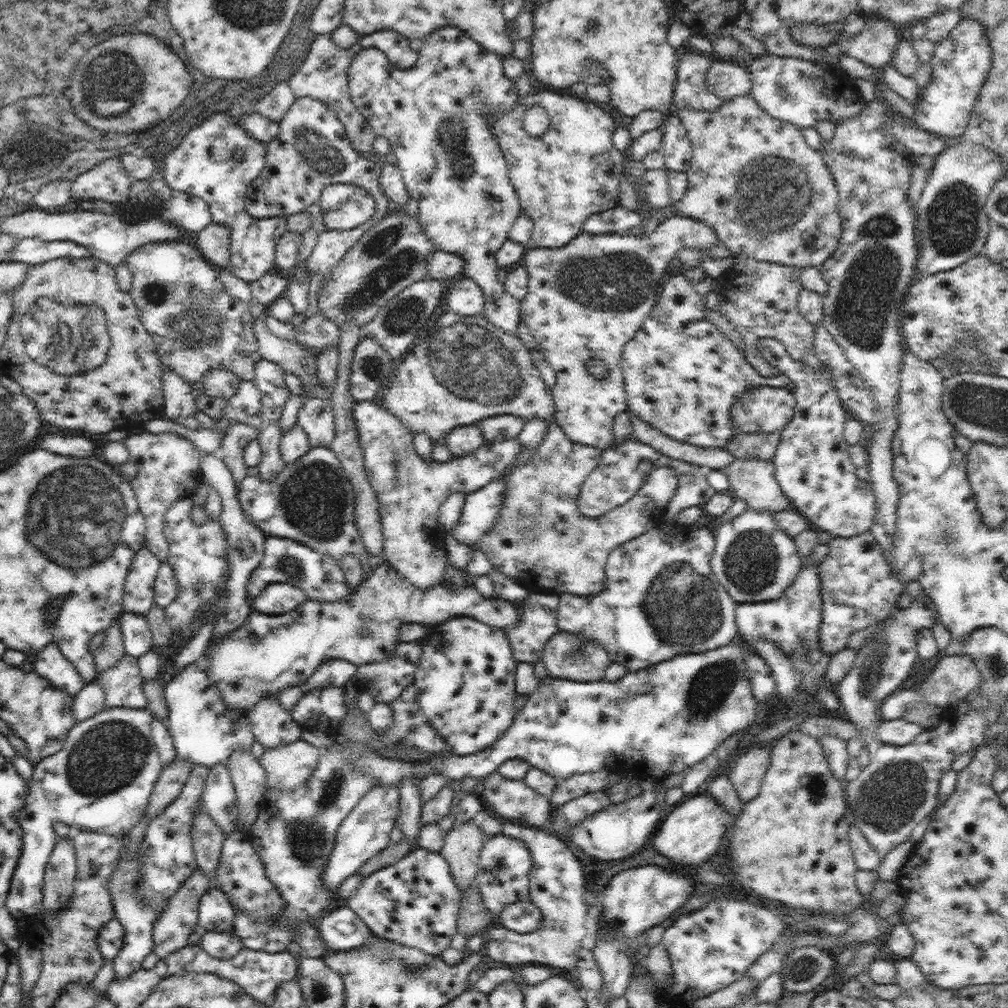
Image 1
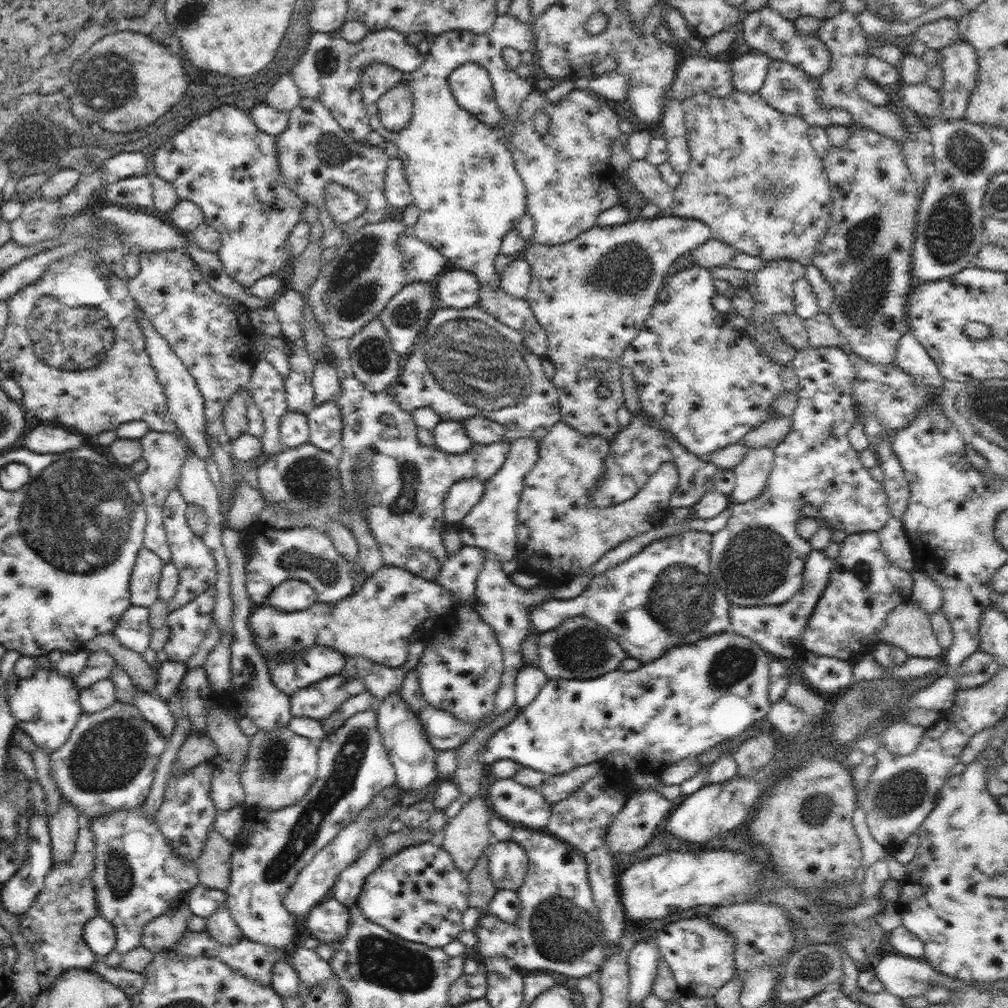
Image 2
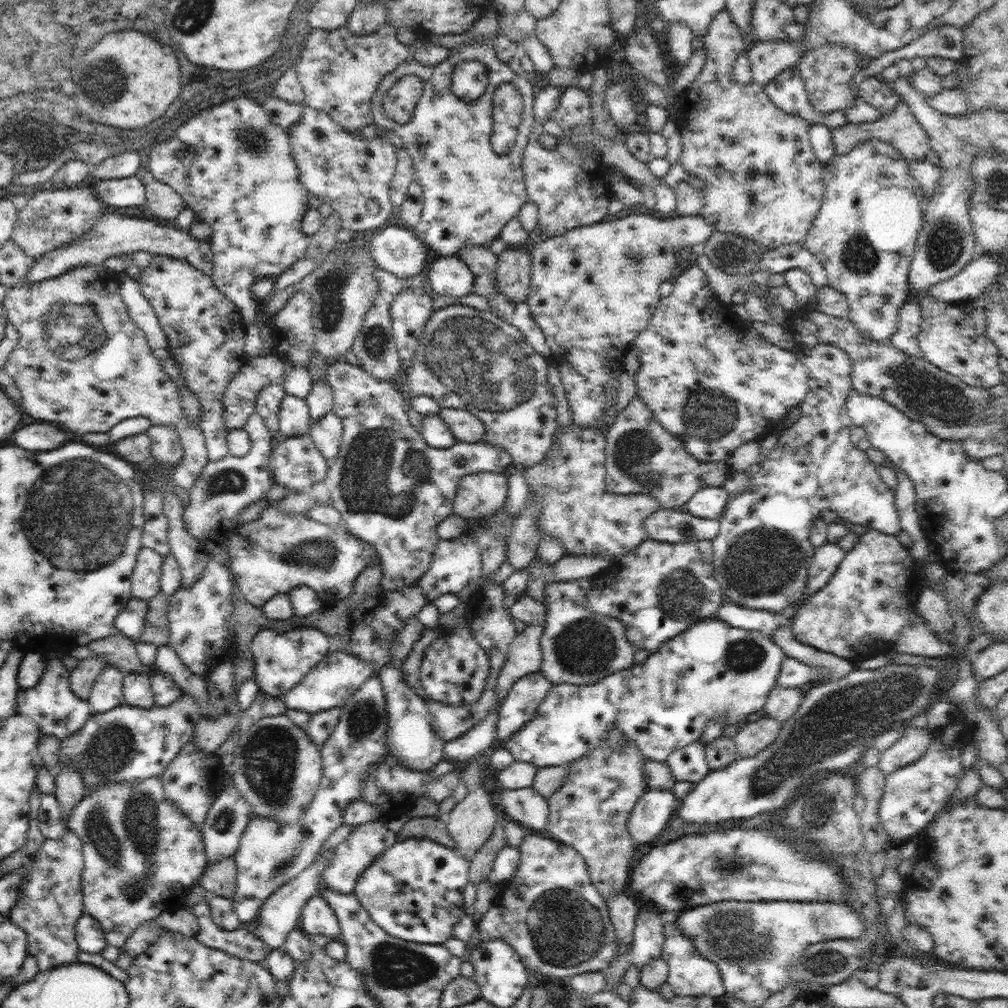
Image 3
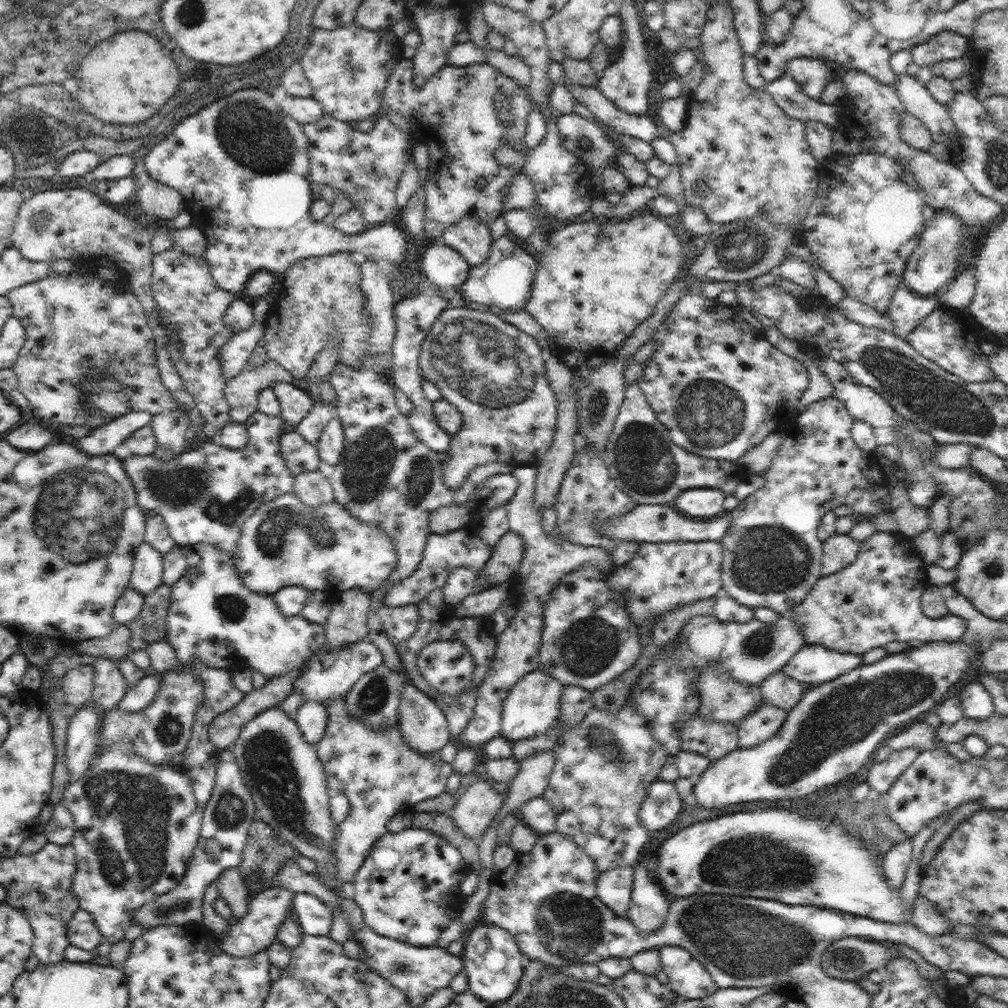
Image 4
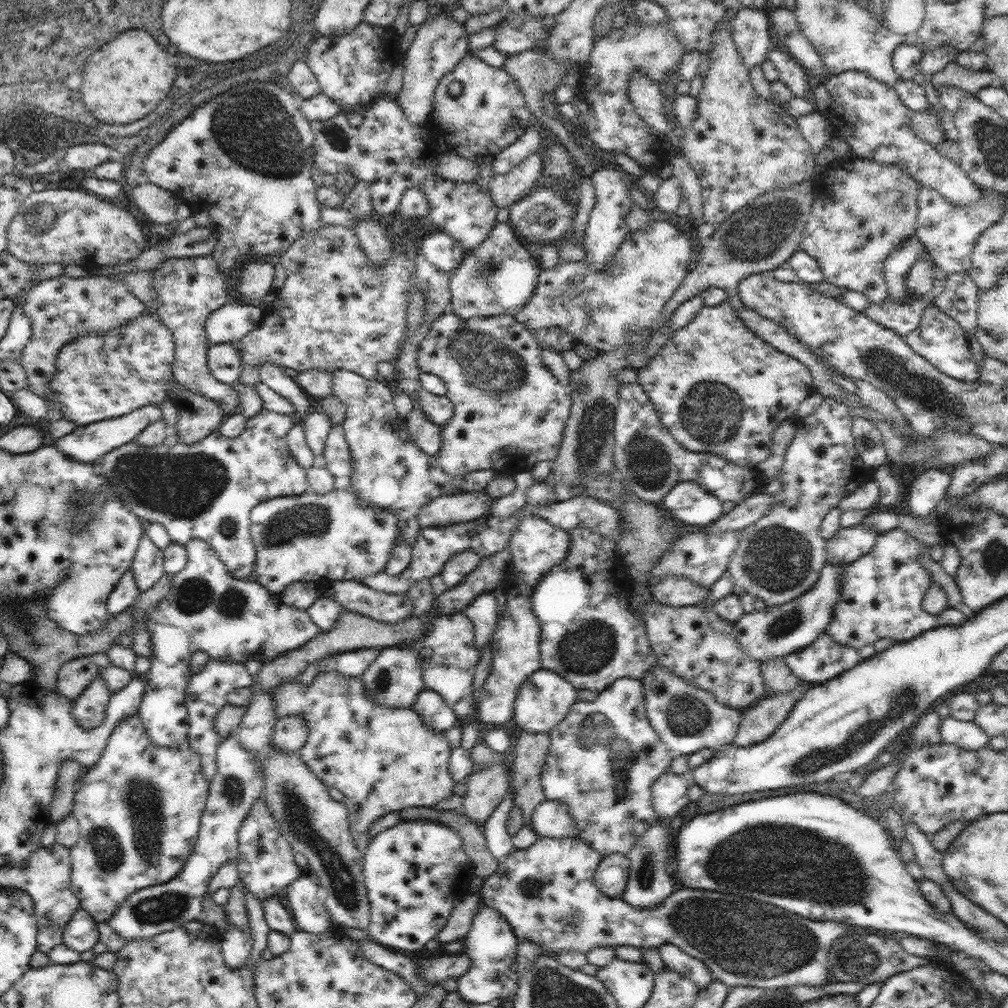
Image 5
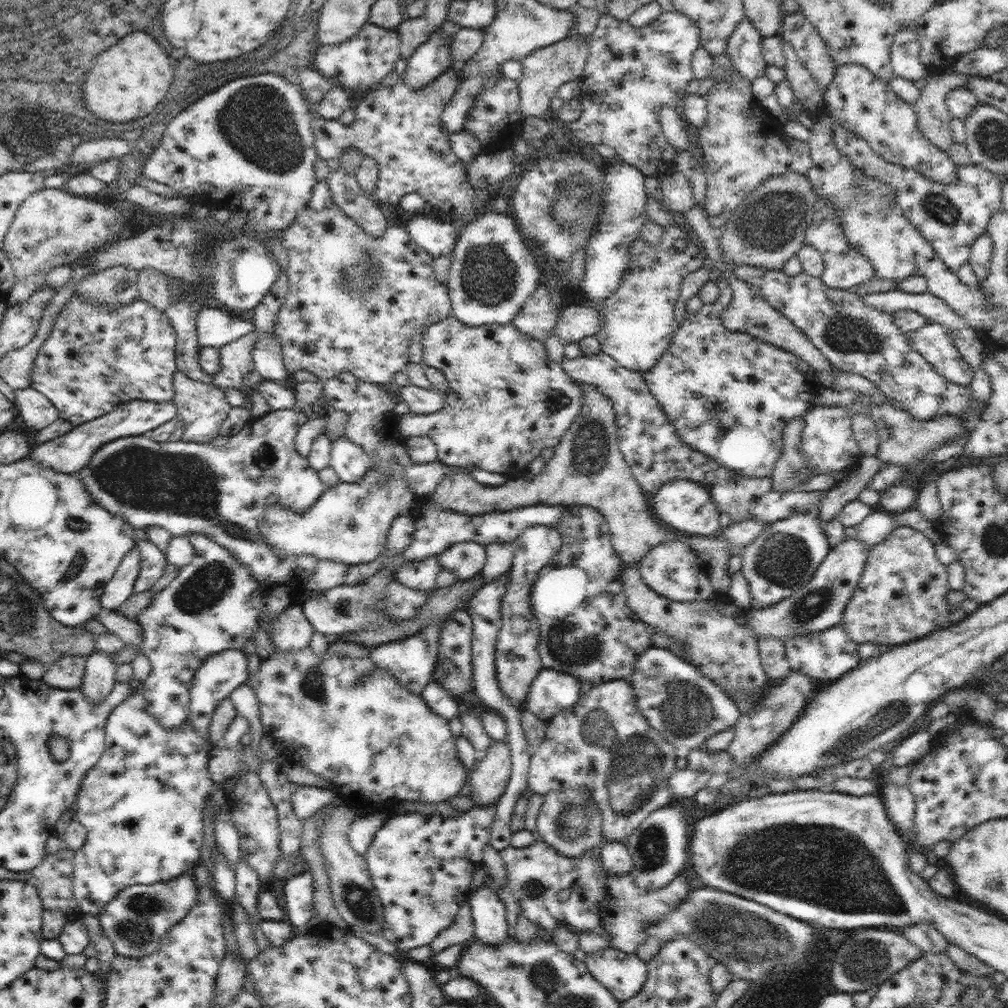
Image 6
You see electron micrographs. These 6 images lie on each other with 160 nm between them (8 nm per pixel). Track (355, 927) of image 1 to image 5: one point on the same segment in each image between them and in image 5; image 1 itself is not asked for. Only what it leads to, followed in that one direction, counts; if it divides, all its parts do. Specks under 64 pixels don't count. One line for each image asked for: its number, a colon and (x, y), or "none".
2: (328, 922)
3: (317, 918)
4: (314, 917)
5: (304, 895)

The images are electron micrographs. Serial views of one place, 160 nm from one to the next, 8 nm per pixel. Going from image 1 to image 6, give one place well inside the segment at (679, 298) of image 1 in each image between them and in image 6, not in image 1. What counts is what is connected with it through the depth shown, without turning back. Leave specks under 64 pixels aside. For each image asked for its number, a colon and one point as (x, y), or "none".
2: (700, 375)
3: (709, 378)
4: (720, 387)
5: (718, 388)
6: (729, 395)

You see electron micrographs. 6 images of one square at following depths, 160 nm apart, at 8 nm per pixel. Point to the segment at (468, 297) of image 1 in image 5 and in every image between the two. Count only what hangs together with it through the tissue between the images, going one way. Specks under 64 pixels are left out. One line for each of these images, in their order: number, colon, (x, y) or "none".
2: (455, 288)
3: (449, 276)
4: (444, 267)
5: (446, 253)

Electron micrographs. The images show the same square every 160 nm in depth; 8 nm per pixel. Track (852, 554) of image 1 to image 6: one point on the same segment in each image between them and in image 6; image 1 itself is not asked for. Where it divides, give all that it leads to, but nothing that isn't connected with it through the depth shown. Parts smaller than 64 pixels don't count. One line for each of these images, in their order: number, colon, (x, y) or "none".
2: (864, 586)
3: (869, 600)
4: (875, 600)
5: (881, 593)
6: (901, 596)

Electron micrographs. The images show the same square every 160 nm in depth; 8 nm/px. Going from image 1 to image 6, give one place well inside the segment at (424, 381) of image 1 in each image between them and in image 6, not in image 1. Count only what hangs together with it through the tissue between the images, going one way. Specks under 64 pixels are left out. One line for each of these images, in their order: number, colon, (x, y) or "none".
2: (466, 363)
3: (468, 359)
4: (494, 374)
5: (510, 412)
6: (508, 400)

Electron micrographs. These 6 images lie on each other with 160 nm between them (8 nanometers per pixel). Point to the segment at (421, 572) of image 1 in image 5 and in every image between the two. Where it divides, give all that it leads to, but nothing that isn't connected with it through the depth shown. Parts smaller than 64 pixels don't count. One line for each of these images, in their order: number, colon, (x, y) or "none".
2: (402, 484)
3: (391, 488)
4: (388, 477)
5: (390, 470)

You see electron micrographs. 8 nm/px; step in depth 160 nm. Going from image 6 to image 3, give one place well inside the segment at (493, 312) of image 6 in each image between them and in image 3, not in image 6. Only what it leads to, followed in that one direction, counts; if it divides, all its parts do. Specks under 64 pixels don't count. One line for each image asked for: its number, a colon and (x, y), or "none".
3: (513, 274)
4: (505, 279)
5: (498, 277)

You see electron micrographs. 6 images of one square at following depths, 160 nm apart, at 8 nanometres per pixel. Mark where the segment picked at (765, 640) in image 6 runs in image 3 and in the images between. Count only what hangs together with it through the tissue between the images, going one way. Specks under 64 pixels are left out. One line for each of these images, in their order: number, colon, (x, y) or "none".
3: (782, 703)
4: (779, 689)
5: (777, 676)

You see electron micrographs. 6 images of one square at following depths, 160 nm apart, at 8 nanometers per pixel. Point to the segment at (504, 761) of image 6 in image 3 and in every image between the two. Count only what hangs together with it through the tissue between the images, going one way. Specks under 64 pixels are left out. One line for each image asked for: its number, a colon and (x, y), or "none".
3: (471, 822)
4: (478, 804)
5: (486, 789)

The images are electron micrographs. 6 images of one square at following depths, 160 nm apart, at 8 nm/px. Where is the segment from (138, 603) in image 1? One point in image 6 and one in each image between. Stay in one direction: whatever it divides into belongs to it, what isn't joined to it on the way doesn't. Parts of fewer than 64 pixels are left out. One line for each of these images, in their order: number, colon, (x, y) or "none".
2: (143, 584)
3: (145, 581)
4: (147, 575)
5: (147, 566)
6: (152, 560)

